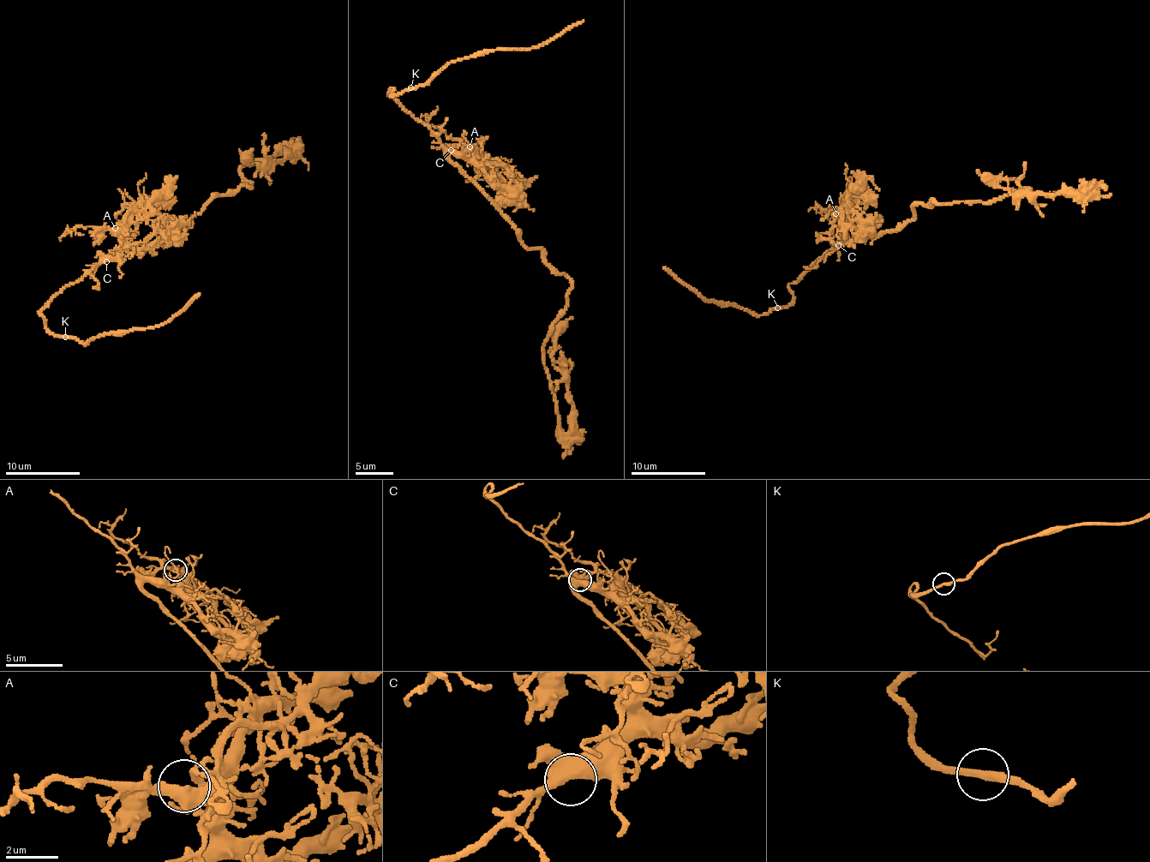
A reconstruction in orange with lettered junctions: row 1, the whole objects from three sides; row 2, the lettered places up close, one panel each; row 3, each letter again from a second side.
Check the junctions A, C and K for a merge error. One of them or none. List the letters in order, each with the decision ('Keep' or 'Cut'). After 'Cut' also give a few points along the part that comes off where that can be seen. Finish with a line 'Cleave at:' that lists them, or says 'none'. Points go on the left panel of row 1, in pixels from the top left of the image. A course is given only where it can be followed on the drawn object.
A: Keep
C: Keep
K: Keep
Cleave at: none

